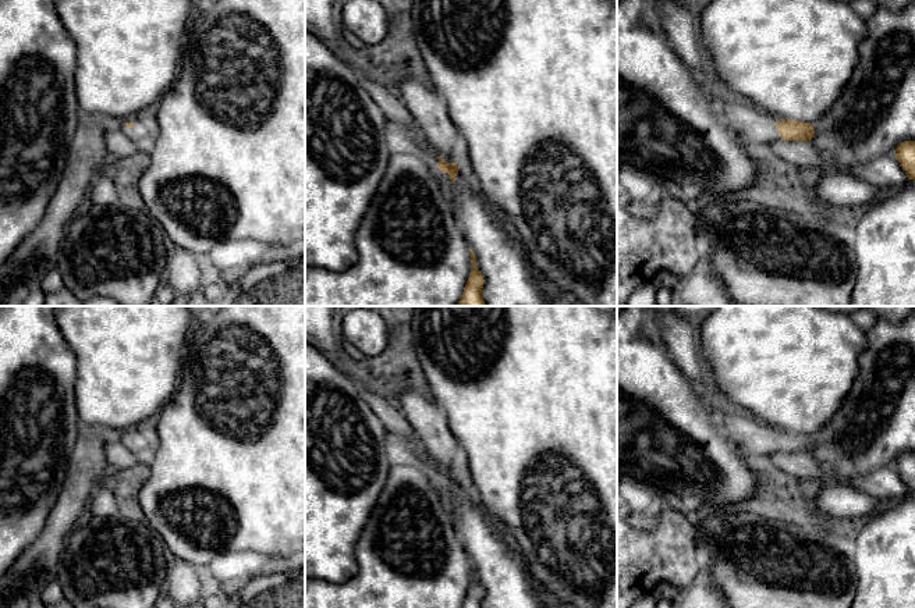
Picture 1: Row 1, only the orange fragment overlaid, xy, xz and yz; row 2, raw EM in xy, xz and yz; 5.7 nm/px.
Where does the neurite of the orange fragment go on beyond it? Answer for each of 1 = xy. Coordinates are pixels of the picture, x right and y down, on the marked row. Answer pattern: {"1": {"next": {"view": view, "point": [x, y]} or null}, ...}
{"1": {"next": {"view": "xy", "point": [141, 132]}}}

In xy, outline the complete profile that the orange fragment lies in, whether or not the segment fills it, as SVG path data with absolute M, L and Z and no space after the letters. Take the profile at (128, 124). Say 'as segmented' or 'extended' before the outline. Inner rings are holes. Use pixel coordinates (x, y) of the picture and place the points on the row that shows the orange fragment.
extended; M132 115L114 122L114 127L124 136L136 143L148 143L152 138L152 128L143 115Z

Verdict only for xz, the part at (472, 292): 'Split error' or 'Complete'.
Complete

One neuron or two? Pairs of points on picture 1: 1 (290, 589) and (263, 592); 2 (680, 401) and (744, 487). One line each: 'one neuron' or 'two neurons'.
1: one neuron
2: one neuron

